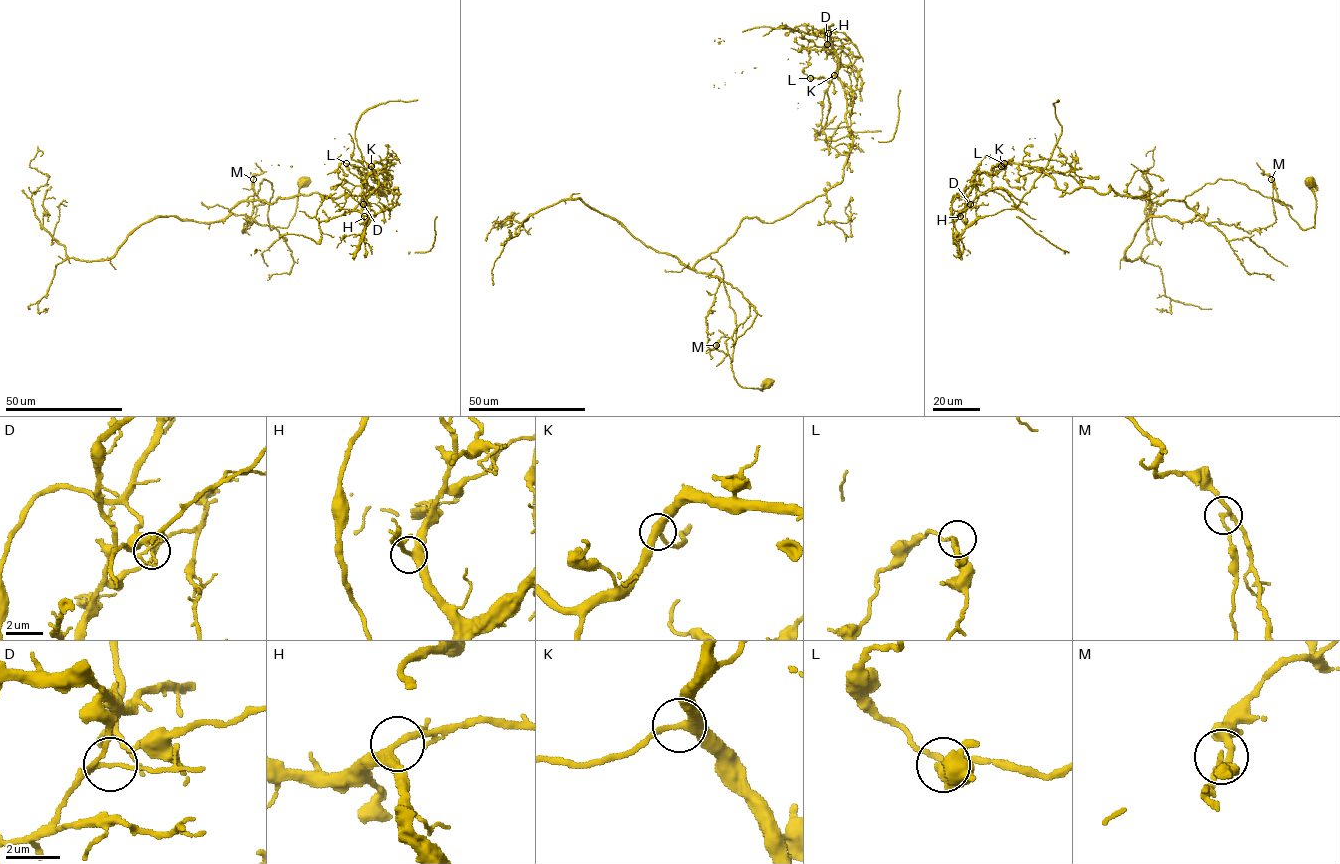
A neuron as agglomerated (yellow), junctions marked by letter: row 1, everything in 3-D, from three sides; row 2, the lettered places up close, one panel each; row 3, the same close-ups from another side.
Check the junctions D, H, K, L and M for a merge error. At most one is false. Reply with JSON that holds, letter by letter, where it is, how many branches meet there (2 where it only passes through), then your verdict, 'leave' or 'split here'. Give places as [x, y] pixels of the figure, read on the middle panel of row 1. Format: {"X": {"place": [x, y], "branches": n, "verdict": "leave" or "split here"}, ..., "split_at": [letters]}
{"D": {"place": [827, 44], "branches": 3, "verdict": "split here"}, "H": {"place": [828, 33], "branches": 3, "verdict": "leave"}, "K": {"place": [834, 75], "branches": 3, "verdict": "leave"}, "L": {"place": [810, 78], "branches": 3, "verdict": "leave"}, "M": {"place": [716, 345], "branches": 3, "verdict": "leave"}, "split_at": ["D"]}

